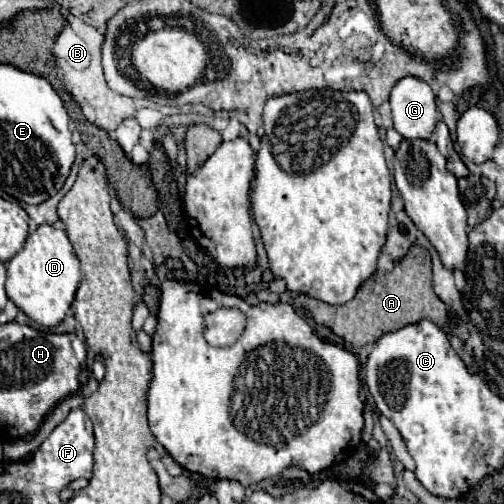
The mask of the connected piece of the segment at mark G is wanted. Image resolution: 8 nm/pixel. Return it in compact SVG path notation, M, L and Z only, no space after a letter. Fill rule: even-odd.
M403 77L395 83L389 97L393 127L405 139L429 139L437 123L437 99L429 83L421 77Z

